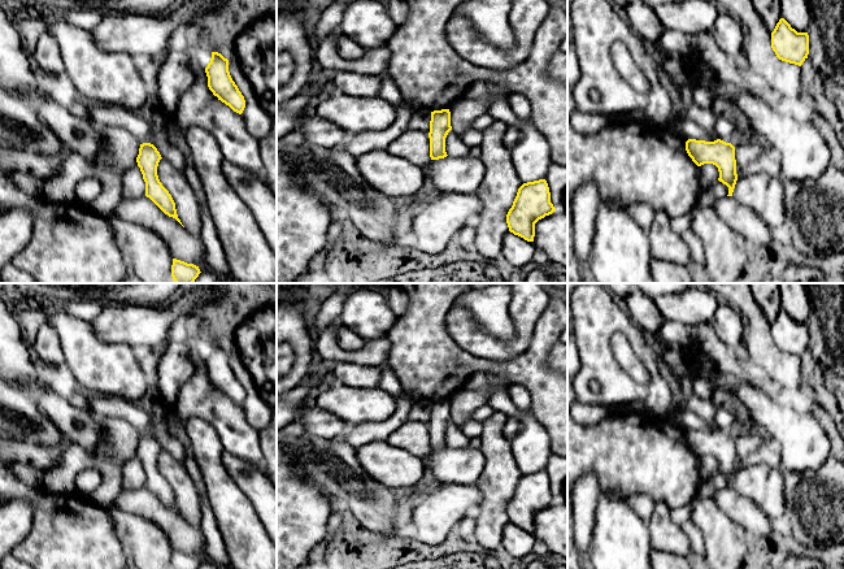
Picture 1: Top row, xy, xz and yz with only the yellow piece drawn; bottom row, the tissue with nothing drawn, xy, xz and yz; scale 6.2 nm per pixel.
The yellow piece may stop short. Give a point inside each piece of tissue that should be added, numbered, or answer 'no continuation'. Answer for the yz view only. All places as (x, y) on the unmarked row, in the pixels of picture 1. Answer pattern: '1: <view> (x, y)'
no continuation

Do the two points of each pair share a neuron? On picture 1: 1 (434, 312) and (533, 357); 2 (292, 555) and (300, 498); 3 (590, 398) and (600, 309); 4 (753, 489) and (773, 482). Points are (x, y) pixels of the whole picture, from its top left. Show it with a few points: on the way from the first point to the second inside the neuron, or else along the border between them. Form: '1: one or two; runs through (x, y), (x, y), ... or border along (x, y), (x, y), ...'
1: one; runs through (442, 342), (464, 364), (503, 368)
2: one; runs through (292, 541), (292, 512)
3: one; runs through (584, 376), (594, 365), (594, 331)
4: one; runs through (758, 485), (768, 485)

